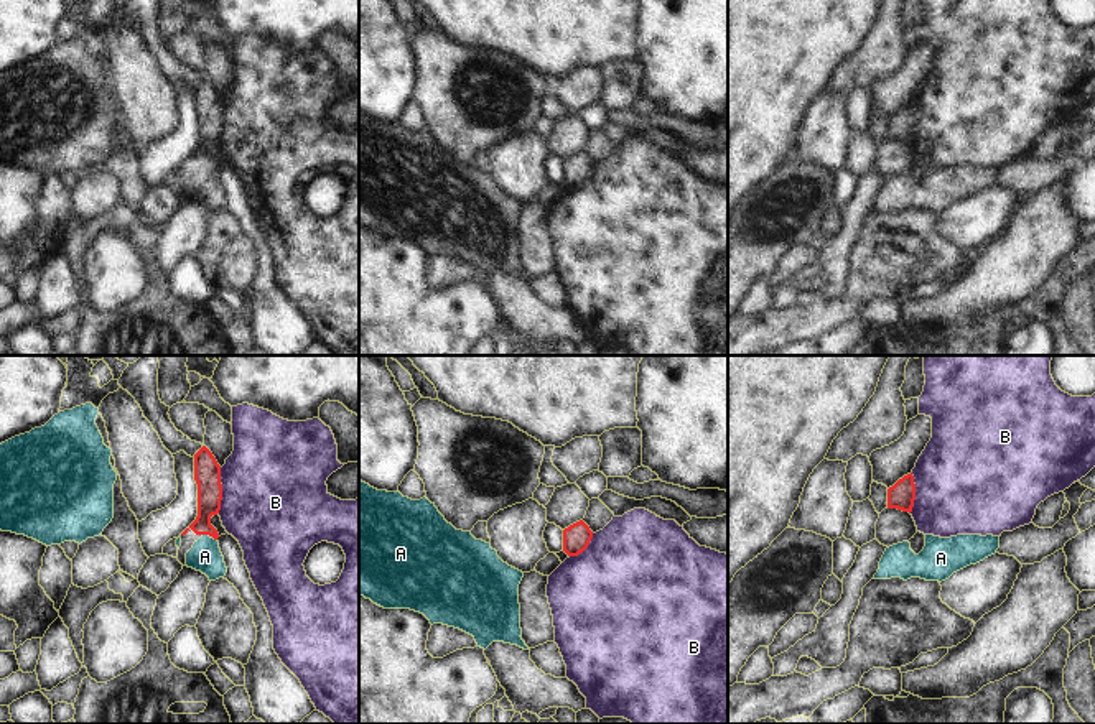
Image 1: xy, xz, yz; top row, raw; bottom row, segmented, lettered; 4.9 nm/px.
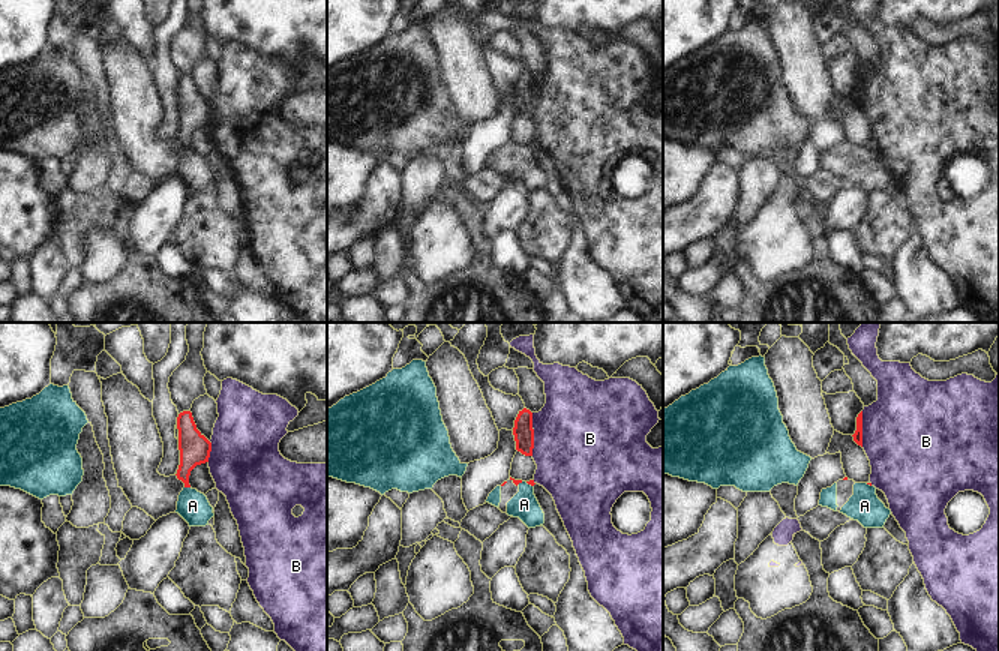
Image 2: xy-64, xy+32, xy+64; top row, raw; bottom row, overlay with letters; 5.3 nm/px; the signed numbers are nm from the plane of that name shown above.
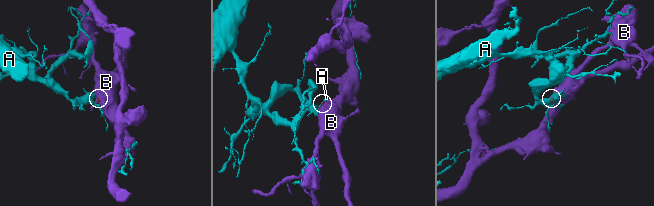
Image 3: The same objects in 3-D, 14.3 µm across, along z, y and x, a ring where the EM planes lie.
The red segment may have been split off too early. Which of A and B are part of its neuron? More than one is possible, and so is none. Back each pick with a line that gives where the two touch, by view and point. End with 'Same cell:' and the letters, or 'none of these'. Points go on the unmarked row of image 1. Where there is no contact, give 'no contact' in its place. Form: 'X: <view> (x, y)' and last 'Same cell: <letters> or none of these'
A: xy (206, 165)
Same cell: A

